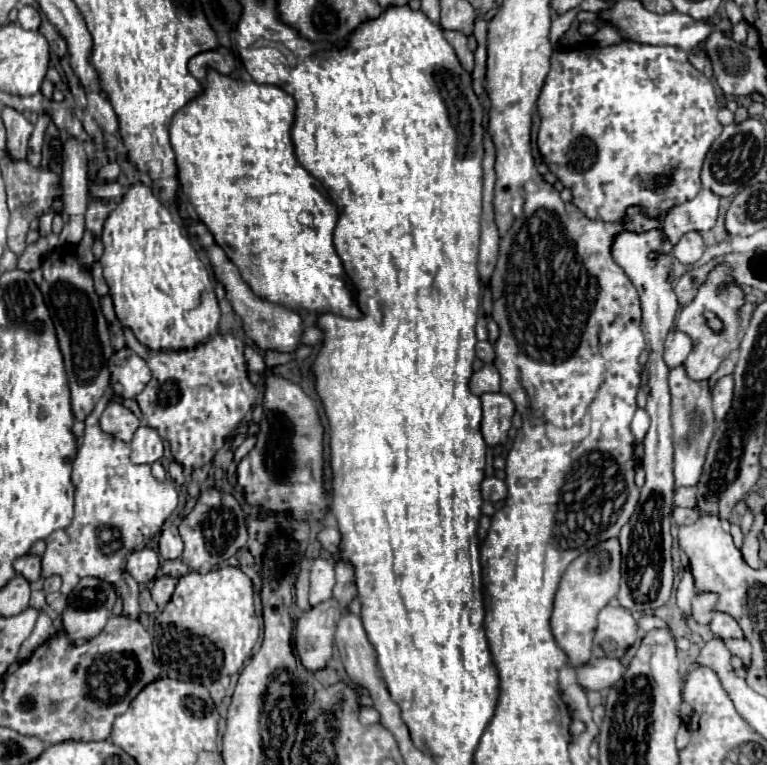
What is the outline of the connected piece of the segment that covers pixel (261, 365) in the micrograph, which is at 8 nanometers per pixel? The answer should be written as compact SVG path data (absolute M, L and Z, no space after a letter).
M245 348L245 358L247 358L247 368L251 372L265 372L265 362L263 362L263 354L255 348Z

